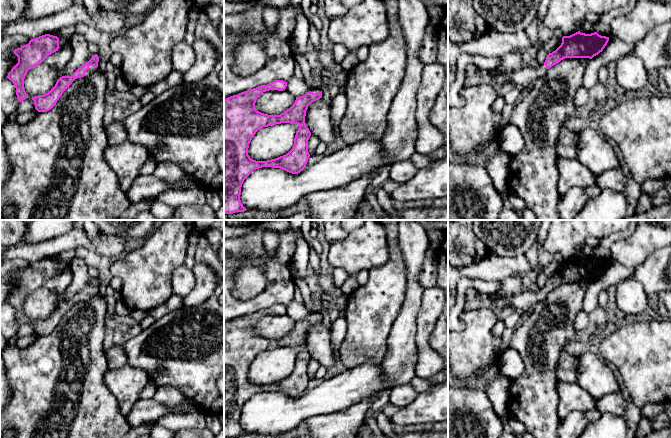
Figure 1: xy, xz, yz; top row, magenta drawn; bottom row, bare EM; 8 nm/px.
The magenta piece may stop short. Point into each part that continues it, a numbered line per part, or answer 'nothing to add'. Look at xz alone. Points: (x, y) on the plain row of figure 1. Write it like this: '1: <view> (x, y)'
1: xz (315, 311)

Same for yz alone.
1: yz (526, 300)

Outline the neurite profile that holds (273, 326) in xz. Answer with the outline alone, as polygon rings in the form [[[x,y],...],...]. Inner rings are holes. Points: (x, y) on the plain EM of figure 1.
[[[287,313],[283,315],[269,314],[259,319],[255,332],[257,335],[268,339],[280,339],[289,333],[295,326],[296,321]]]

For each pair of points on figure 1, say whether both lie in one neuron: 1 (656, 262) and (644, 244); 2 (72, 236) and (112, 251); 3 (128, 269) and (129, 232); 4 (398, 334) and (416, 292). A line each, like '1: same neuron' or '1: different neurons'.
1: different neurons
2: same neuron
3: different neurons
4: same neuron

